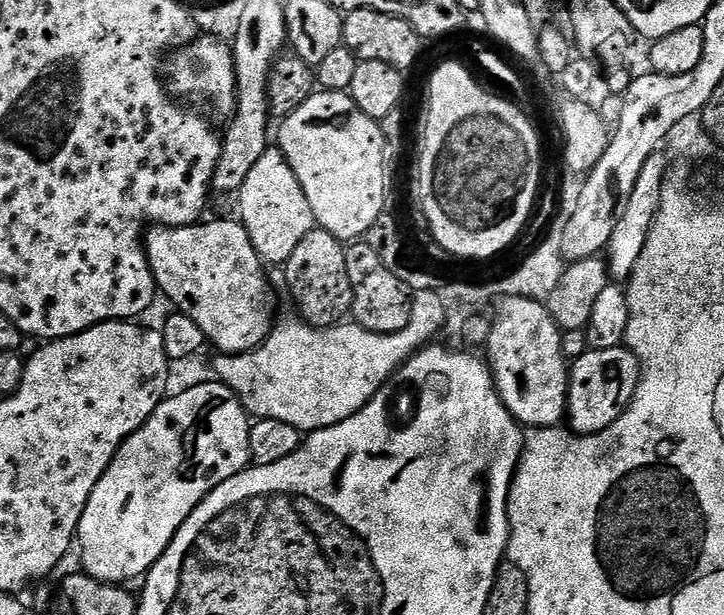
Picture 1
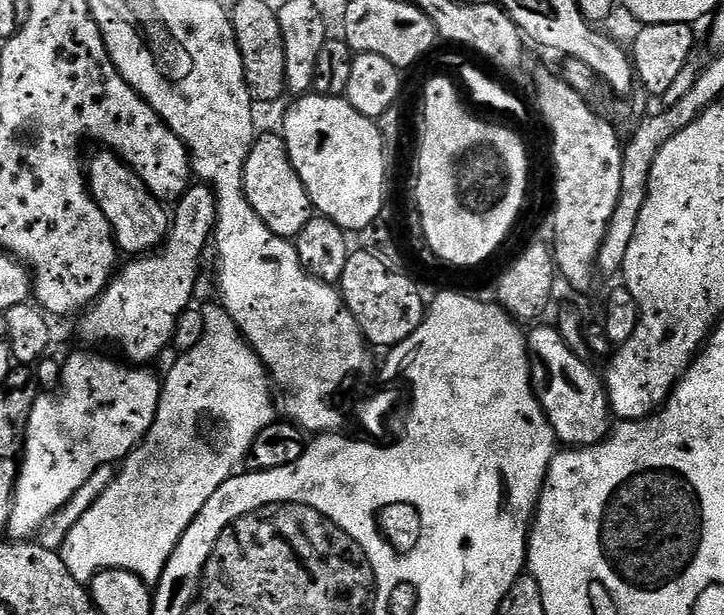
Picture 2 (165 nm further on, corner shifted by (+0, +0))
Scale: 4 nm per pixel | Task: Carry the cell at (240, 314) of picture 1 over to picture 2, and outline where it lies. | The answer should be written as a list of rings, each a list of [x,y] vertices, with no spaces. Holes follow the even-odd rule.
[[[100,150],[92,161],[87,161],[86,179],[88,191],[108,219],[116,247],[121,253],[151,254],[167,240],[170,227],[169,209],[164,209],[167,207],[144,185],[142,178],[136,176],[136,171],[115,152]]]

